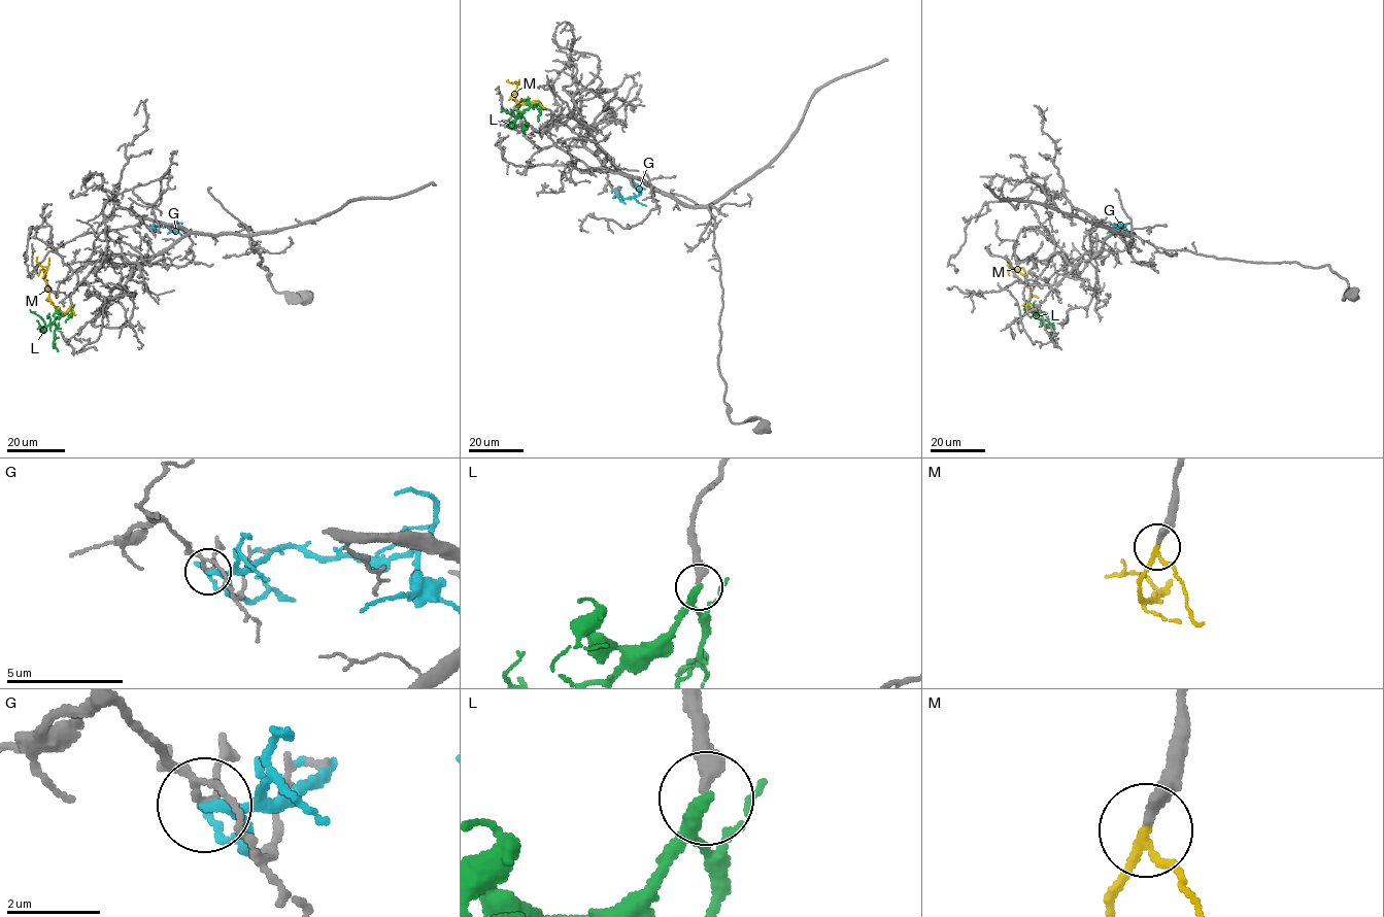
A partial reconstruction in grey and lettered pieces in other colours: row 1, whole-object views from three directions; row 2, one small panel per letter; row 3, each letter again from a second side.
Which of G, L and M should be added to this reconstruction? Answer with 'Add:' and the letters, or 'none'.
Add: M

